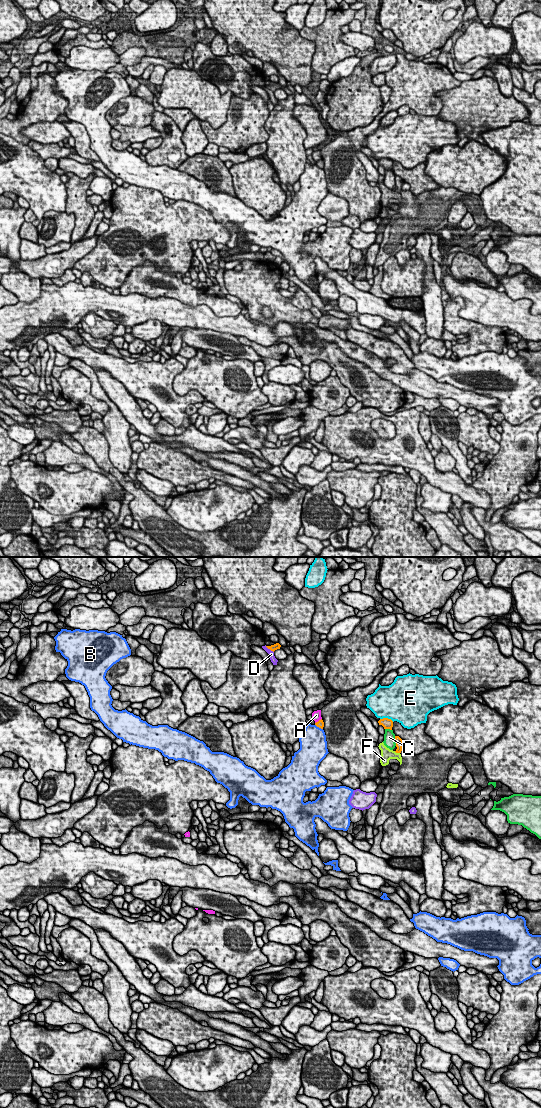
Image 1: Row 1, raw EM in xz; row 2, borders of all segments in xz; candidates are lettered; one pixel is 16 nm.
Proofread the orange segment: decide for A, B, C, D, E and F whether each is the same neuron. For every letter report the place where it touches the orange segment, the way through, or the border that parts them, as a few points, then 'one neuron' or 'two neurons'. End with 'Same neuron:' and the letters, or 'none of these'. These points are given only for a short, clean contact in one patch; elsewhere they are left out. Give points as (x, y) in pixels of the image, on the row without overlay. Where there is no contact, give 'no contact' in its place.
A: contact xz (319, 160); two neurons
B: contact xz (319, 167); two neurons
C: contact xz (395, 181); two neurons
D: contact xz (269, 88); two neurons
E: contact xz (387, 158); two neurons
F: contact xz (397, 192); way xz (399, 182), (397, 192), (386, 194); one neuron
Same neuron: F

